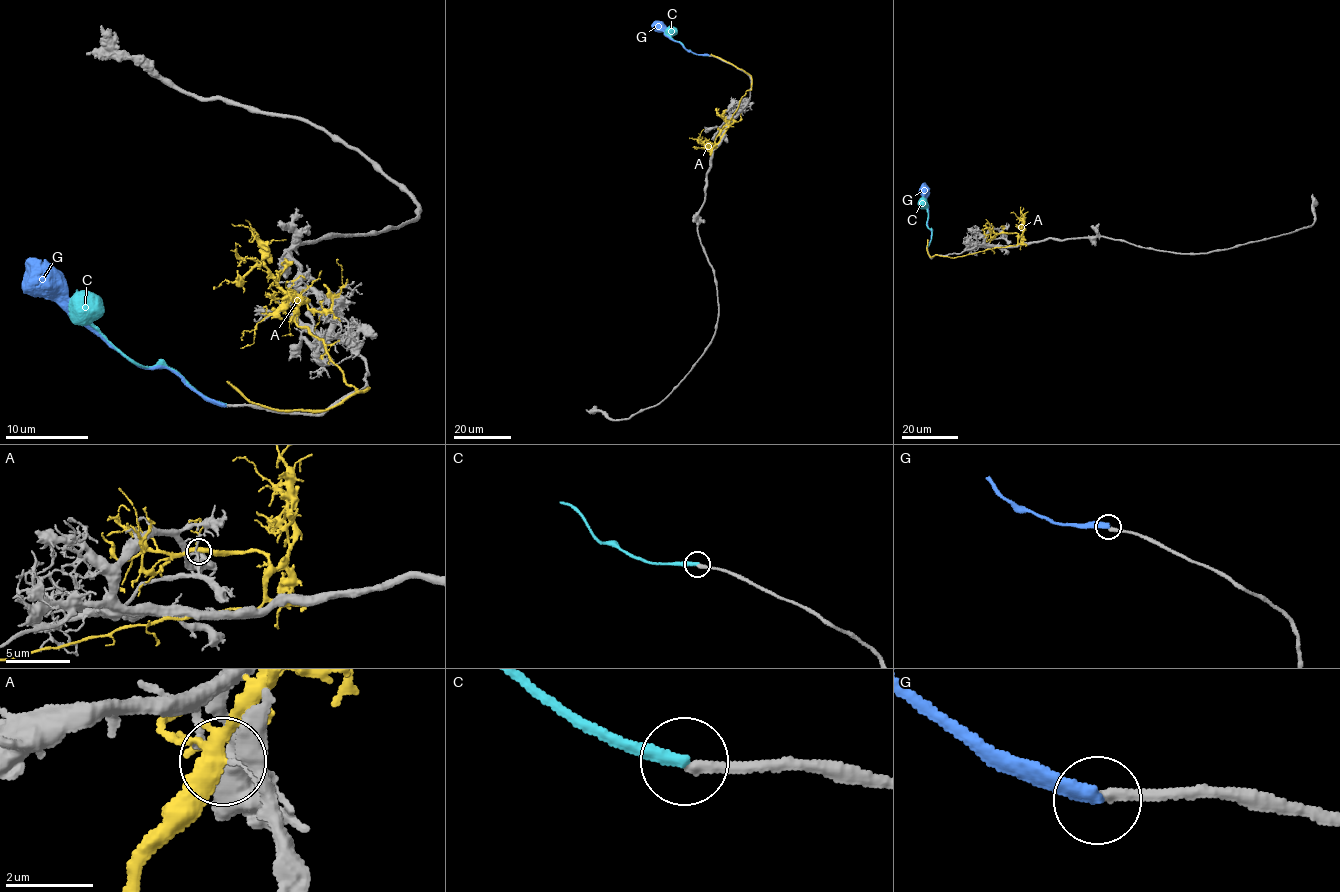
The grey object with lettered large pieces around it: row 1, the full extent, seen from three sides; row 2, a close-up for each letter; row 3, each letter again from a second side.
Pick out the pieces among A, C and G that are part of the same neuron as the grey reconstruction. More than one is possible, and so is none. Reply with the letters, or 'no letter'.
G

